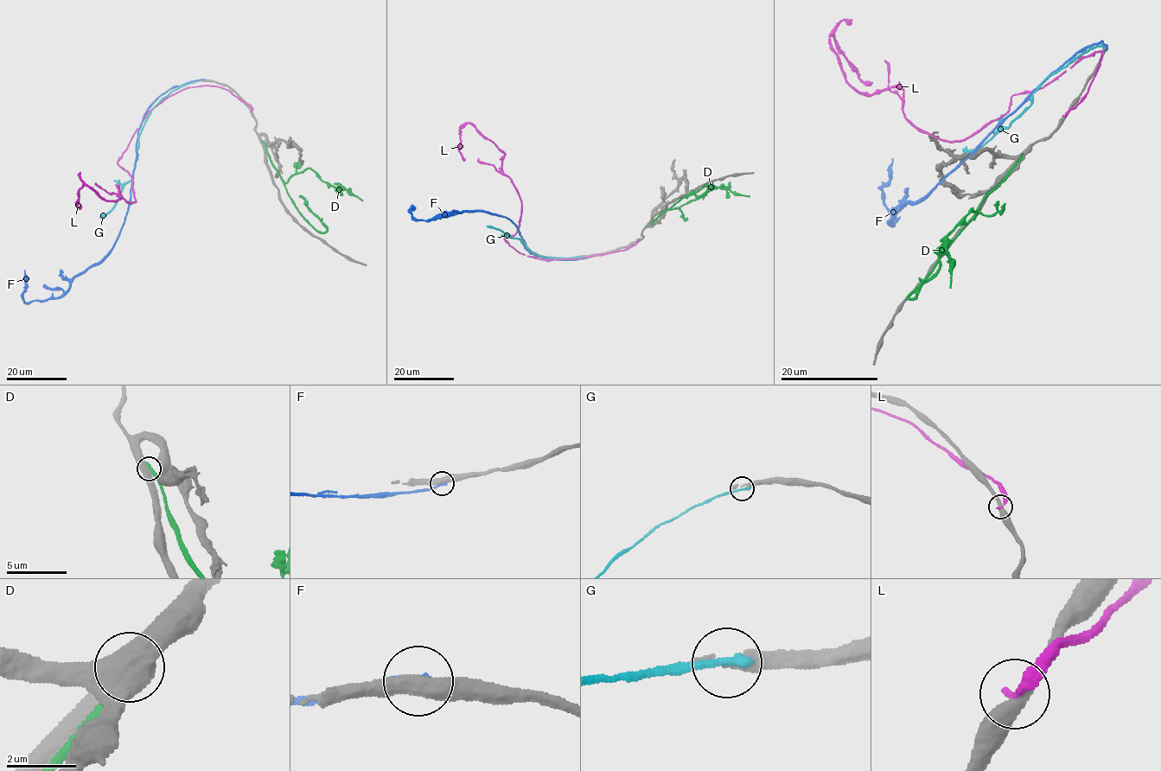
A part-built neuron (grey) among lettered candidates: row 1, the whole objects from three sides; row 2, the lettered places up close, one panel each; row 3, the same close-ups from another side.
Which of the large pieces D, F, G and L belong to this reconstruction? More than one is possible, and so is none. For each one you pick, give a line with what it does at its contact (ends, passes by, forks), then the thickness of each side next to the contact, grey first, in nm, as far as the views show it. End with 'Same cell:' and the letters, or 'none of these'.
Same cell: none of these

